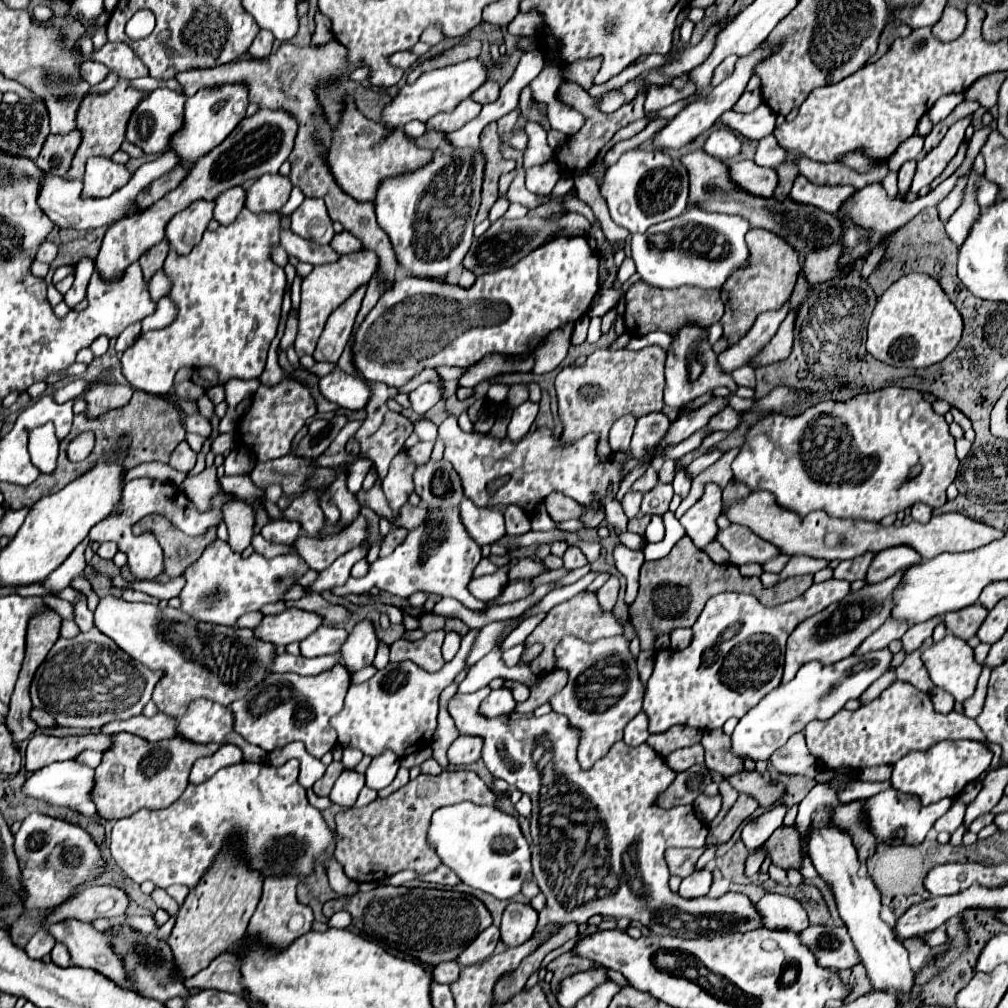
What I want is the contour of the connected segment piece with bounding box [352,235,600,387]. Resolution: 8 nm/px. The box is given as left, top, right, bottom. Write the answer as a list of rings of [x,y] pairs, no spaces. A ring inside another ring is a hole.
[[[578,235],[578,237],[556,237],[556,239],[550,239],[546,241],[544,245],[540,245],[538,249],[530,251],[524,259],[520,259],[518,263],[514,263],[512,267],[502,267],[500,271],[494,271],[494,273],[484,273],[480,277],[476,277],[474,285],[464,289],[460,285],[454,285],[454,283],[448,283],[448,281],[440,281],[440,279],[432,279],[432,277],[404,277],[400,281],[396,281],[392,285],[390,291],[386,291],[380,301],[376,303],[376,307],[368,313],[368,317],[364,319],[364,323],[358,327],[356,331],[356,339],[354,339],[354,363],[356,363],[356,369],[360,371],[360,375],[368,381],[382,381],[386,383],[388,387],[402,387],[406,385],[412,377],[416,377],[422,369],[426,367],[442,367],[442,365],[448,365],[448,367],[472,367],[476,365],[482,357],[490,355],[490,353],[502,353],[502,355],[528,355],[532,353],[552,331],[556,331],[558,327],[566,325],[566,323],[574,323],[578,321],[580,317],[584,317],[588,311],[590,311],[590,305],[592,305],[592,299],[598,295],[600,291],[600,255],[592,251],[592,247],[588,245],[588,239],[584,235]]]

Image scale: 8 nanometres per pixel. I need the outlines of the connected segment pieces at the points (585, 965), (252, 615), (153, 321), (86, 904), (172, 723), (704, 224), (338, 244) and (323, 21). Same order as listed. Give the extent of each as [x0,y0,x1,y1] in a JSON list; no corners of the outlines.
[[546,953,592,988],[237,611,263,628],[142,297,176,333],[46,885,130,923],[102,713,176,741],[632,207,748,289],[330,231,362,253],[312,11,332,45]]

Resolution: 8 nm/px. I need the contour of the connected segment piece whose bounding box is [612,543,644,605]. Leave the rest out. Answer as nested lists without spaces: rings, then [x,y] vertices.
[[[616,543],[614,547],[614,565],[616,569],[626,577],[628,587],[626,587],[626,603],[630,605],[636,597],[638,591],[638,571],[644,563],[644,555],[642,551],[632,551],[628,547],[624,547],[622,543]]]

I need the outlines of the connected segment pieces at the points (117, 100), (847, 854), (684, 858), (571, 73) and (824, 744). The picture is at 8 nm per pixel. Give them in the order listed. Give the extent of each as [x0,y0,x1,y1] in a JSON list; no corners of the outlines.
[[66,79,144,179],[808,805,916,995],[666,849,704,877],[563,56,628,97],[804,681,986,771]]

